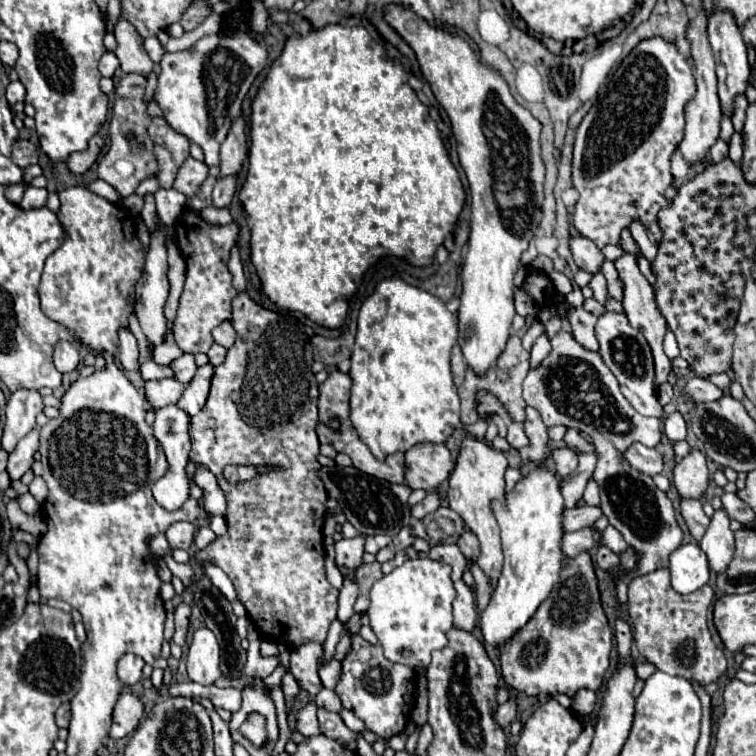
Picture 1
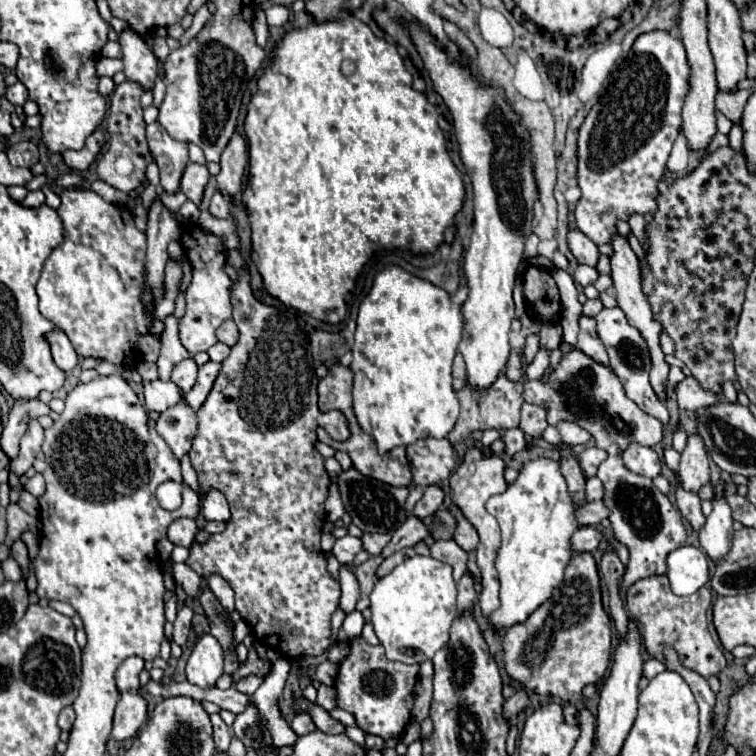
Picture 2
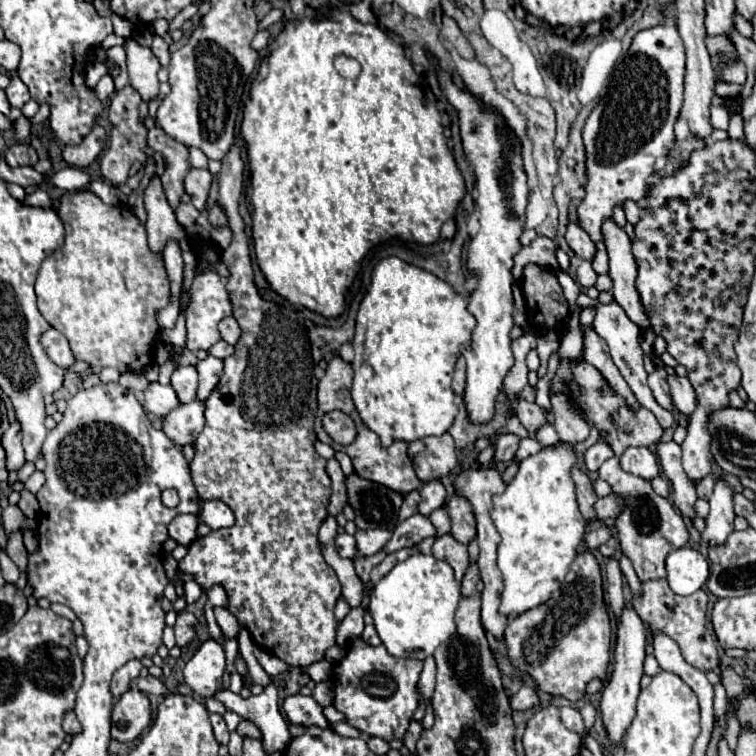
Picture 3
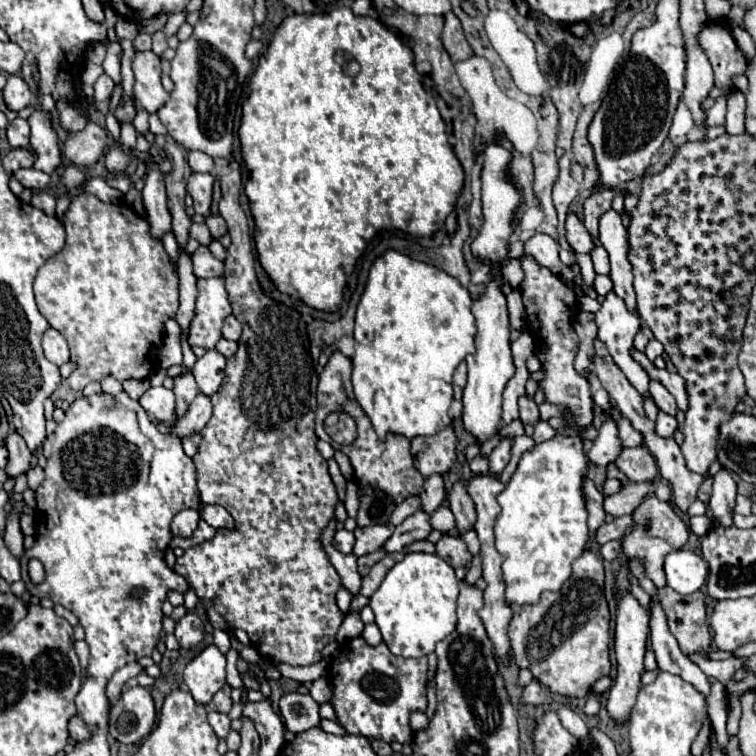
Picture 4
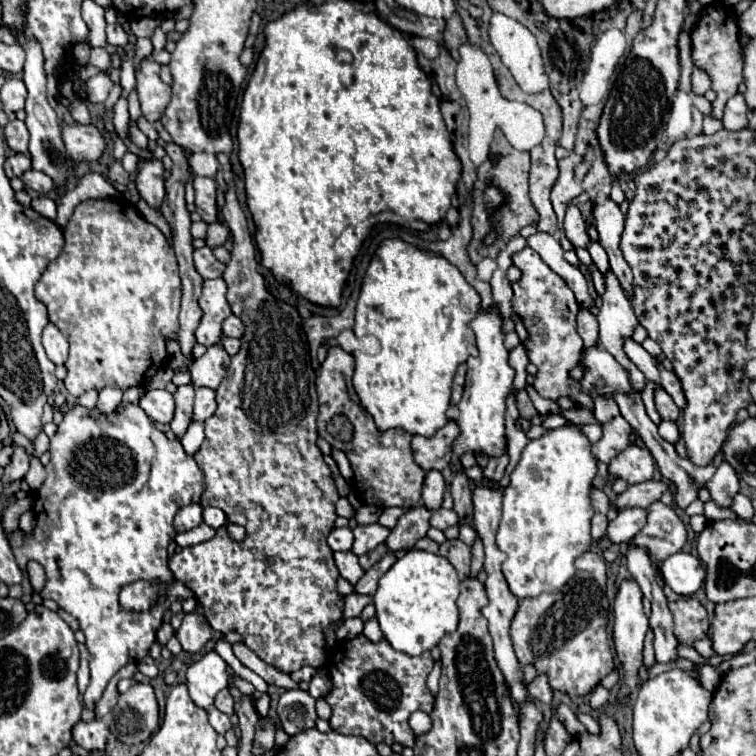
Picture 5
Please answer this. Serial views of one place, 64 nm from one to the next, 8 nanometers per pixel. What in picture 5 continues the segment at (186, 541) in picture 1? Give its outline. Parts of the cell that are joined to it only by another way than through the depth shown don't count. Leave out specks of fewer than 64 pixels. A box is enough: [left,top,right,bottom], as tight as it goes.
[174,504,202,532]

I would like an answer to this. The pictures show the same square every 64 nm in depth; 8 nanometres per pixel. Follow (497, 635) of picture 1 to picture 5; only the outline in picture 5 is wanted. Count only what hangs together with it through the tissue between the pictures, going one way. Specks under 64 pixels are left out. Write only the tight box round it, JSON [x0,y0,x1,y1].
[498,424,598,598]

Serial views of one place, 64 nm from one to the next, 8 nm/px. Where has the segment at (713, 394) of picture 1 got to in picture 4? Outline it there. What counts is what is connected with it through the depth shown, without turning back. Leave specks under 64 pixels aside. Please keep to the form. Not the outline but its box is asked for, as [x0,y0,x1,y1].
[632,348,688,410]

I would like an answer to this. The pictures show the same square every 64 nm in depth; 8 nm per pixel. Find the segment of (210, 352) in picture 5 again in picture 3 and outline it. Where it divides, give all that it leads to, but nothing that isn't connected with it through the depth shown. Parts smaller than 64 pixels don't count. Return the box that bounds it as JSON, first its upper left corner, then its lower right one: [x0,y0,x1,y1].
[196,356,222,400]

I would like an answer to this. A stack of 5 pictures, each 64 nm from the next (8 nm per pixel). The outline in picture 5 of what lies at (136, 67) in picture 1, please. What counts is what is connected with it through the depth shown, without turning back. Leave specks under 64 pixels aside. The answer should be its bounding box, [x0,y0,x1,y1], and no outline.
[136,60,170,122]

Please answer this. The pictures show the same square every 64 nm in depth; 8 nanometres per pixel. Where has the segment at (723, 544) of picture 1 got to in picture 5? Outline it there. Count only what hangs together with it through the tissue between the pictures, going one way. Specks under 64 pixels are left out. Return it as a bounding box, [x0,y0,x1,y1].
[706,460,740,508]

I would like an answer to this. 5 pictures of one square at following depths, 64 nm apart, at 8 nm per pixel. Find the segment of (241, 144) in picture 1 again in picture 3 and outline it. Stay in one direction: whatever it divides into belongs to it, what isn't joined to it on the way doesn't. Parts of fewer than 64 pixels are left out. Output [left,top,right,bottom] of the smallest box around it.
[178,146,342,666]

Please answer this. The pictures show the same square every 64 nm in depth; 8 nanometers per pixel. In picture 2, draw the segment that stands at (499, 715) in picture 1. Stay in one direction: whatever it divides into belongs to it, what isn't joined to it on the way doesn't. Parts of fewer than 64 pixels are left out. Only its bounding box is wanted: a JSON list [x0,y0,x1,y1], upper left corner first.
[504,690,530,720]

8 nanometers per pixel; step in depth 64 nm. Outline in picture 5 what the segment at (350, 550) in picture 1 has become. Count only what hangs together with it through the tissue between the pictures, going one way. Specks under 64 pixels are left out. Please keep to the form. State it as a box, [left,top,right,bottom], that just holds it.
[328,528,352,552]

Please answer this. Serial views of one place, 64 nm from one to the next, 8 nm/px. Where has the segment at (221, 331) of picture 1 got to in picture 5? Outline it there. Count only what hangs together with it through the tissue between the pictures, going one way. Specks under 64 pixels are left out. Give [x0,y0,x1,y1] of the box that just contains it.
[222,314,244,338]

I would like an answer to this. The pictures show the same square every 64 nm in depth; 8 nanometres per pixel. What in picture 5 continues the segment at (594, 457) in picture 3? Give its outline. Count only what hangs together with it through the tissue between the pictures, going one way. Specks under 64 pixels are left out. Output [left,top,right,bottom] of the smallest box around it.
[594,416,632,464]

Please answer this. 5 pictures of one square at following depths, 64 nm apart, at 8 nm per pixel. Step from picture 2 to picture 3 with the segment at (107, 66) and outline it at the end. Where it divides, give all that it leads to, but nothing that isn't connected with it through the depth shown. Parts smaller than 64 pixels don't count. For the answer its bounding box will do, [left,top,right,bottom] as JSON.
[84,62,108,90]

